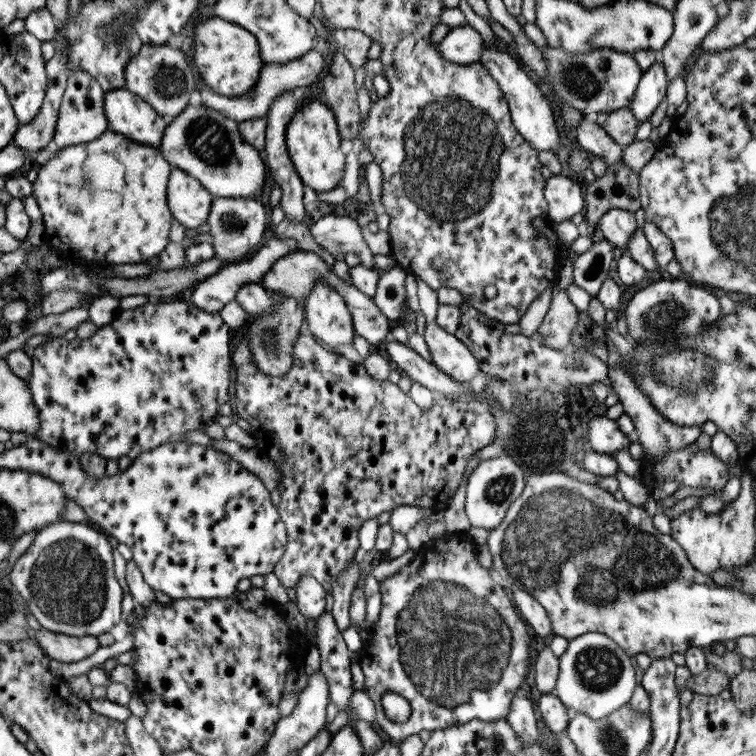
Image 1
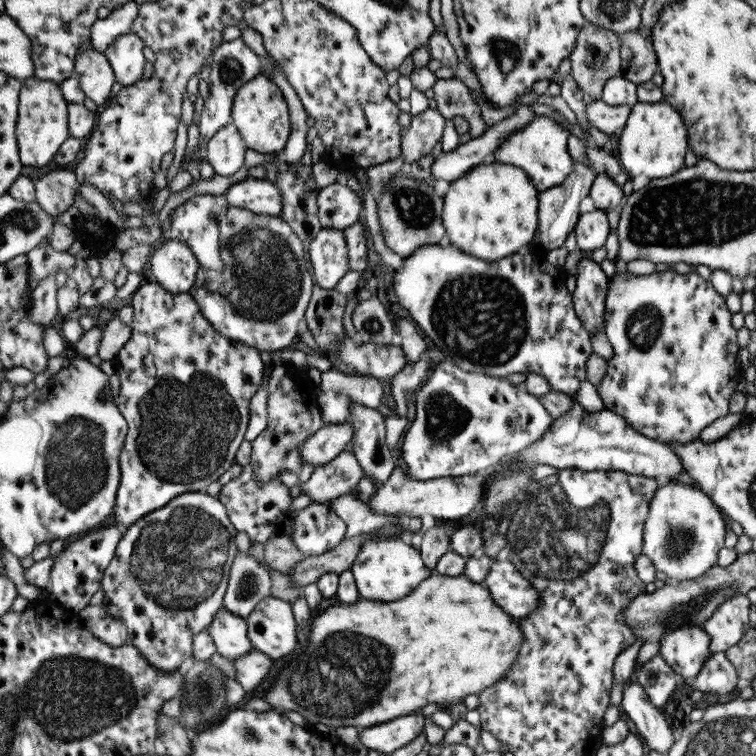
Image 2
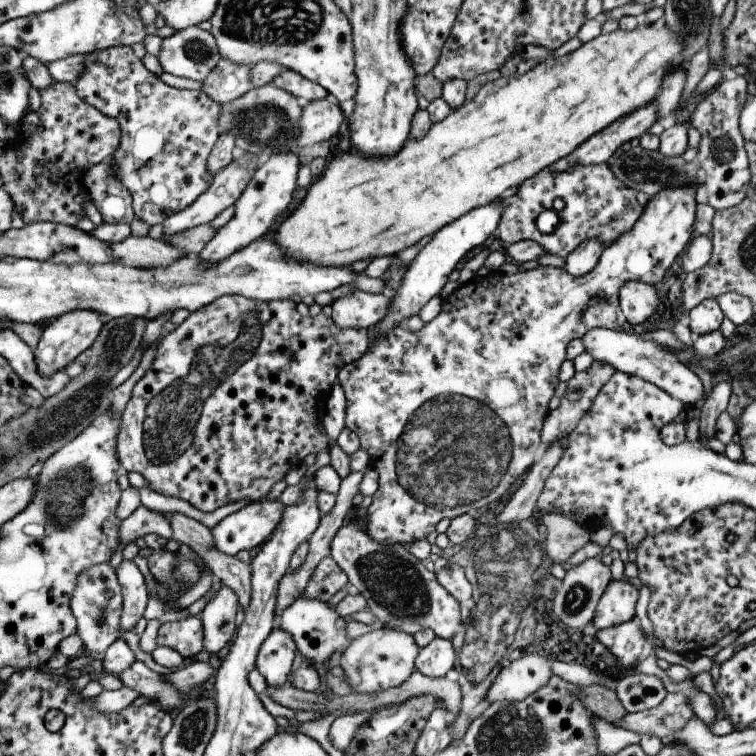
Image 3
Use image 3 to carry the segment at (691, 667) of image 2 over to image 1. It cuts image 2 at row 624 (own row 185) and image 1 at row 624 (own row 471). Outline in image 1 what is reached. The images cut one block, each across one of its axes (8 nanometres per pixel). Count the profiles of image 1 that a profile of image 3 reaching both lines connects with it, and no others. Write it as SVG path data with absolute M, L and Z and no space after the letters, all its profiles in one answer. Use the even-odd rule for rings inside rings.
M447 532L440 538L426 541L414 551L404 568L379 584L377 623L357 652L356 662L364 674L362 690L375 704L375 722L387 738L402 741L421 730L443 730L469 720L506 720L509 704L527 674L532 637L508 594L493 582L475 554L475 544L466 533ZM385 692L395 692L407 700L410 714L405 721L395 723L382 713L381 696Z

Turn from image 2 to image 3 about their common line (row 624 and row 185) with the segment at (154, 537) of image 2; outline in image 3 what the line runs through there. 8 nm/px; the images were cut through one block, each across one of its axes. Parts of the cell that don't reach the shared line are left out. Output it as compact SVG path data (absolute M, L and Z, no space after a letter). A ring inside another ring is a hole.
M109 47L102 51L93 51L84 56L84 67L79 73L79 76L74 80L73 88L76 95L80 97L85 104L96 108L105 116L111 117L117 121L120 130L120 143L117 145L116 151L112 154L112 169L113 174L119 179L119 182L125 186L130 192L132 198L132 209L134 216L143 222L153 226L153 224L161 224L170 214L179 212L181 209L189 206L205 189L208 188L211 177L206 173L205 163L207 155L211 147L215 144L217 137L220 135L216 120L220 111L220 105L212 101L207 95L204 95L200 90L176 89L165 85L159 77L149 73L141 59L135 57L131 47Z

